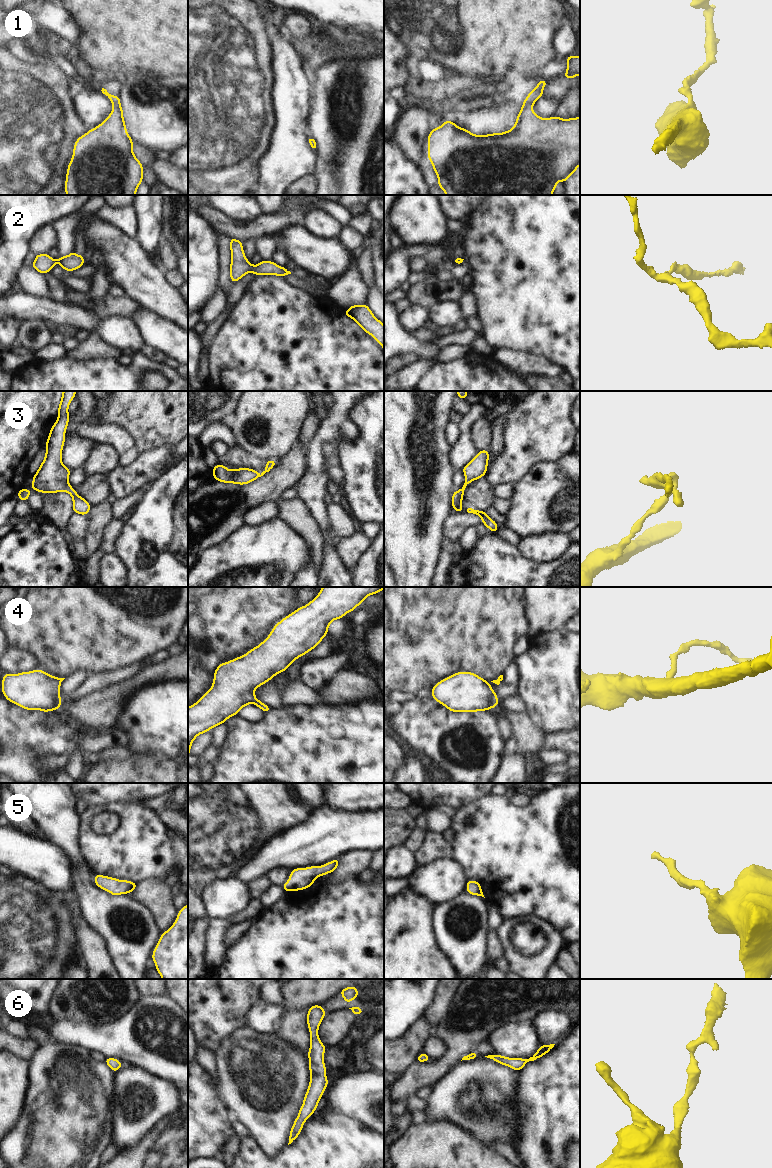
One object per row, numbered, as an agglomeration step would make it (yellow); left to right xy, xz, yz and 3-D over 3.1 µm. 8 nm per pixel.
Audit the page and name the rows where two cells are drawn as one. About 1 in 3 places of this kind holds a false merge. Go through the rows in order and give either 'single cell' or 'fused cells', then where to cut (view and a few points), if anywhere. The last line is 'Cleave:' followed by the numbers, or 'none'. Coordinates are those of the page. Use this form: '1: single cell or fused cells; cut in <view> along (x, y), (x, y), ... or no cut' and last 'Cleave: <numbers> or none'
1: single cell; no cut
2: single cell; no cut
3: single cell; no cut
4: single cell; no cut
5: single cell; no cut
6: single cell; no cut
Cleave: none

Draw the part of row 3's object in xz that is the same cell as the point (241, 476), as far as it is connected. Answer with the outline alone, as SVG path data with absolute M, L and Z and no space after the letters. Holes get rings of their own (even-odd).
M267 460L265 470L259 474L258 471L249 468L228 470L226 466L217 464L213 467L213 478L219 482L234 483L239 485L249 484L257 478L269 472L277 461Z

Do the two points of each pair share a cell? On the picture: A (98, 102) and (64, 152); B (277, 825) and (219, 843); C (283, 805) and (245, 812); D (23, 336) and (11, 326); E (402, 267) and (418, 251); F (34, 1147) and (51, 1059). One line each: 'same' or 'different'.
A: different
B: same
C: same
D: different
E: same
F: same

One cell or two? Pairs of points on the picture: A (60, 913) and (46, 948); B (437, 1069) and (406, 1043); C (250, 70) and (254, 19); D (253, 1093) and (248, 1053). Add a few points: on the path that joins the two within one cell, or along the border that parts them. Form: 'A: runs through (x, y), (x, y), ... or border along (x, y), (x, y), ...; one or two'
A: runs through (51, 922), (46, 927), (46, 939); one
B: border along (415, 1061), (400, 1076); two
C: runs through (250, 57), (251, 32); one
D: runs through (253, 1083), (253, 1067), (250, 1063); one

